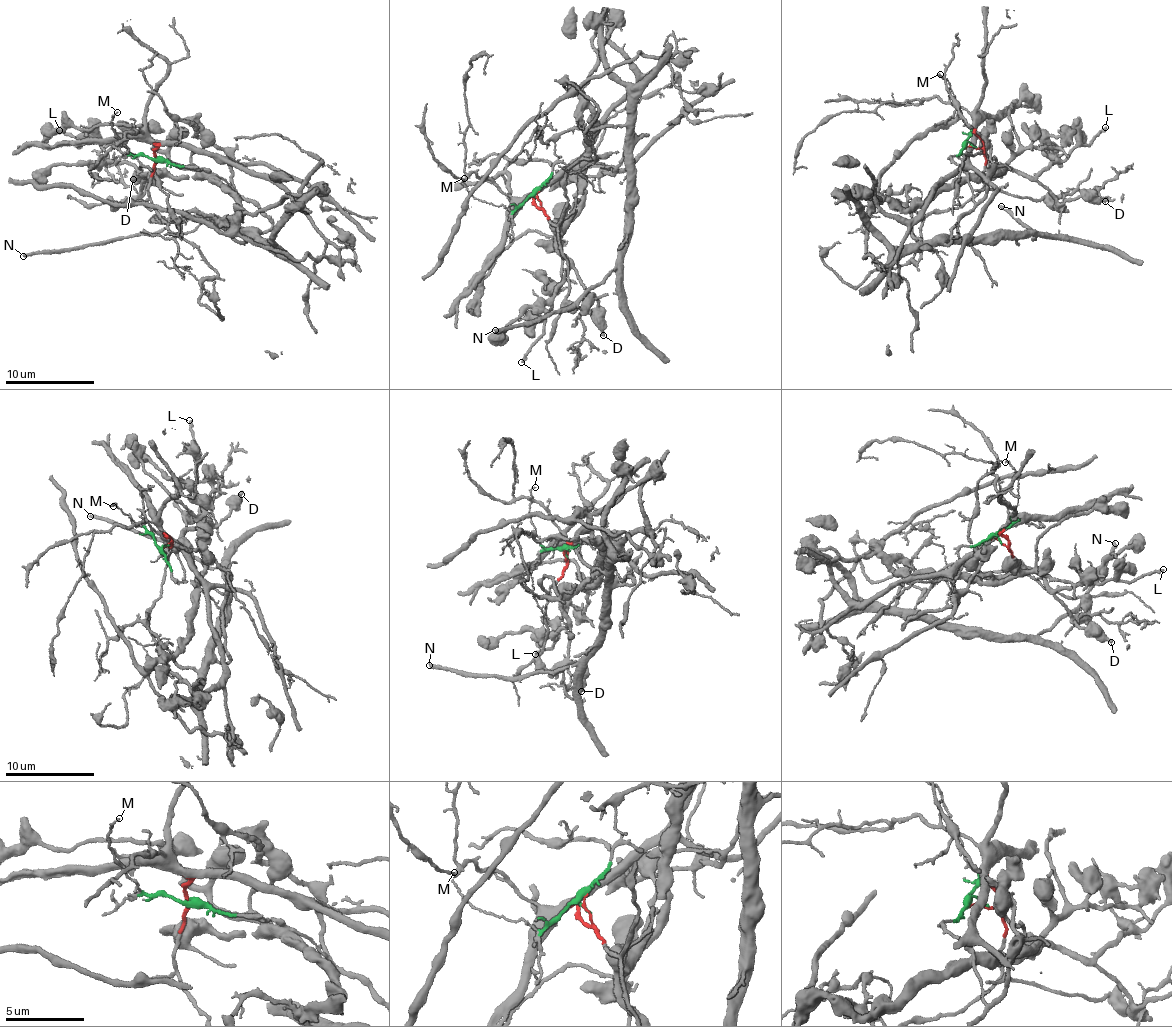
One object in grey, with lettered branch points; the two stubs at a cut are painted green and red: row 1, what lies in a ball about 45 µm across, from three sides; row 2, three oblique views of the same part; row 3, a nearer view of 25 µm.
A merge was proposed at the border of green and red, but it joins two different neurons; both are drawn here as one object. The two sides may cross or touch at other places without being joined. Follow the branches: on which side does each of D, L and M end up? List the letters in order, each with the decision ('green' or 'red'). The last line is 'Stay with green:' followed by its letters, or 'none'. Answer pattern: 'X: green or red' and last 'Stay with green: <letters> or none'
D: red
L: red
M: green
Stay with green: M

